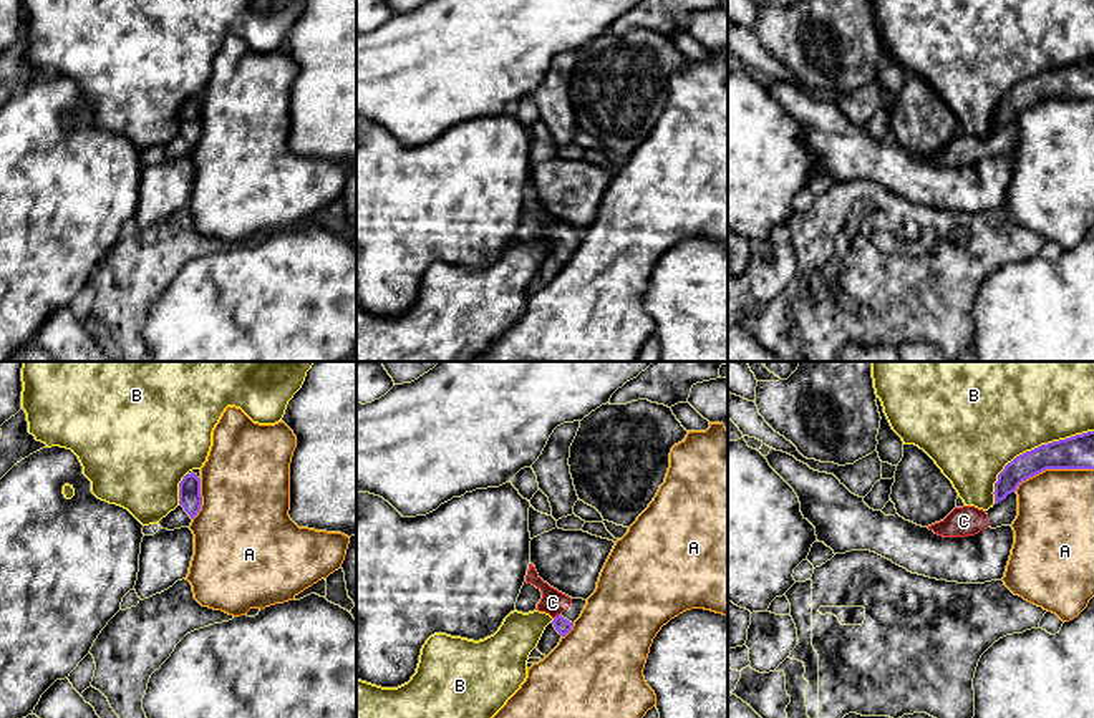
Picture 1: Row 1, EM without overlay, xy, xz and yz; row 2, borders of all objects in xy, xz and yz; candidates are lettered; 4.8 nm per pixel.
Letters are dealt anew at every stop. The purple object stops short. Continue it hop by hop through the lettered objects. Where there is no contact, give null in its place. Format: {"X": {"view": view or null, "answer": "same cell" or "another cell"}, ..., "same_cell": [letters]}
{"A": {"view": "yz", "answer": "another cell"}, "B": {"view": "yz", "answer": "another cell"}, "C": {"view": "xz", "answer": "same cell"}, "same_cell": ["C"]}

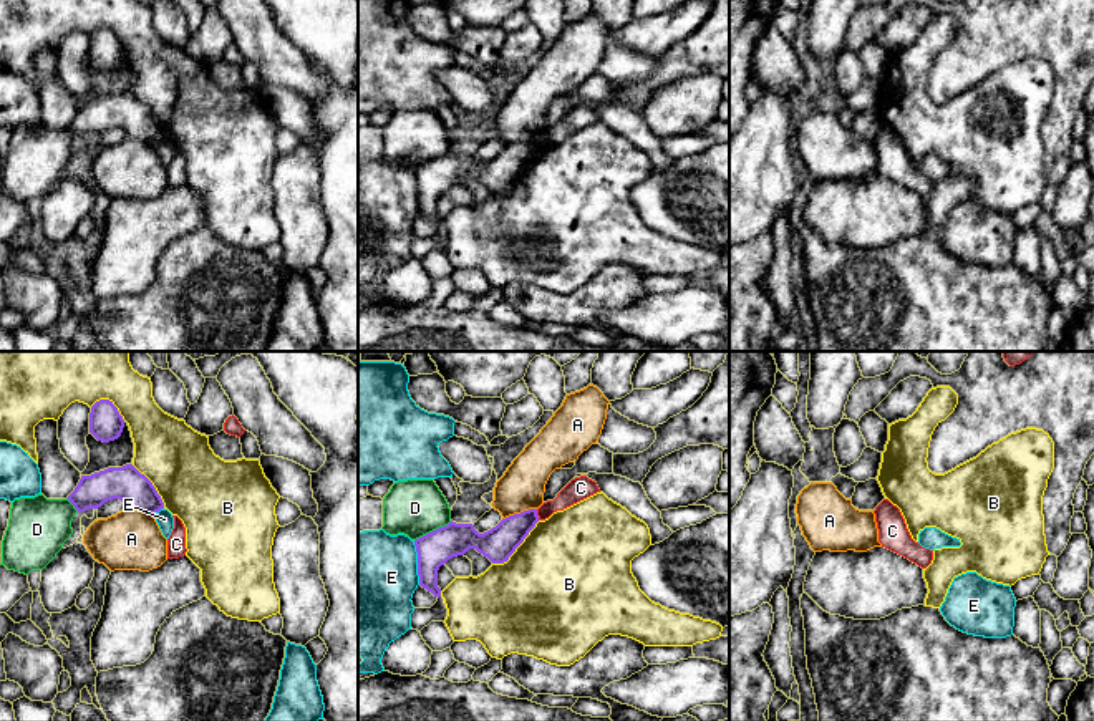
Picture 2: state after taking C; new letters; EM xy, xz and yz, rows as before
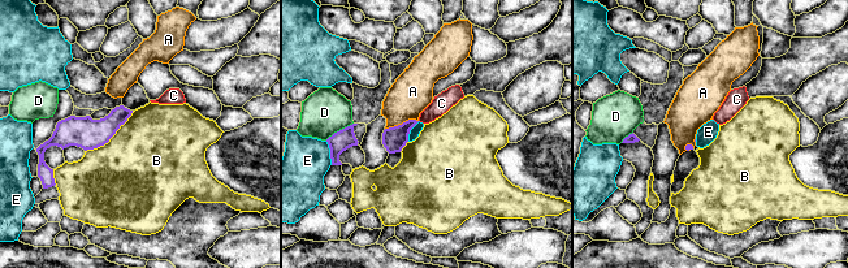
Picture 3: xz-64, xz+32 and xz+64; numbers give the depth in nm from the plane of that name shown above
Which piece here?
{"A": {"view": "xz", "answer": "another cell"}, "B": {"view": "xz", "answer": "another cell"}, "C": {"view": "xz", "answer": "another cell"}, "D": {"view": "xz", "answer": "another cell"}, "E": {"view": "xz", "answer": "another cell"}, "same_cell": []}

